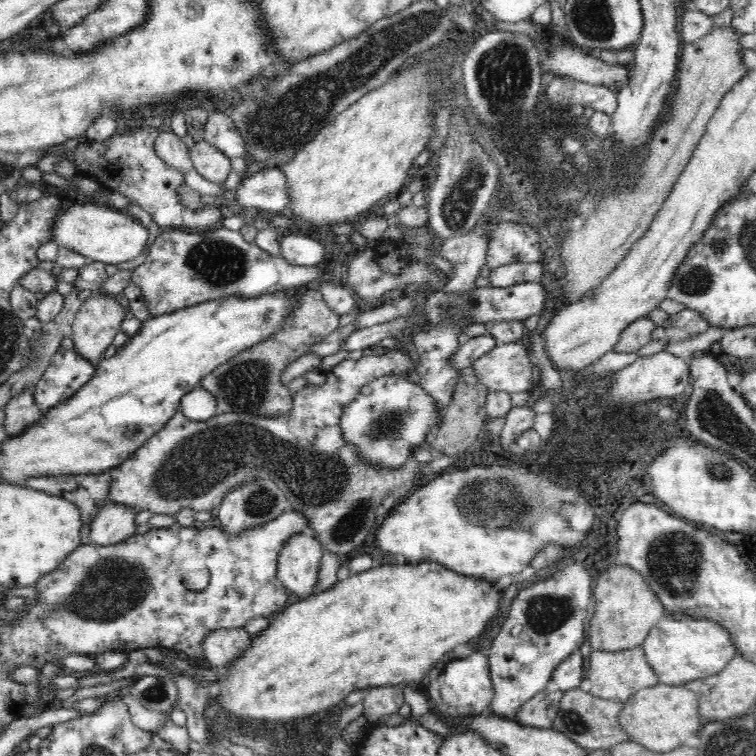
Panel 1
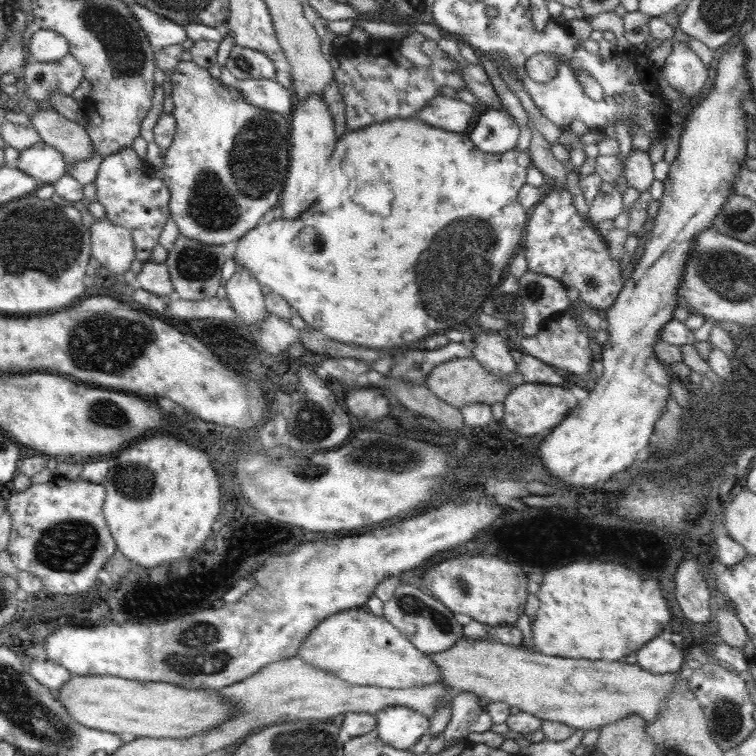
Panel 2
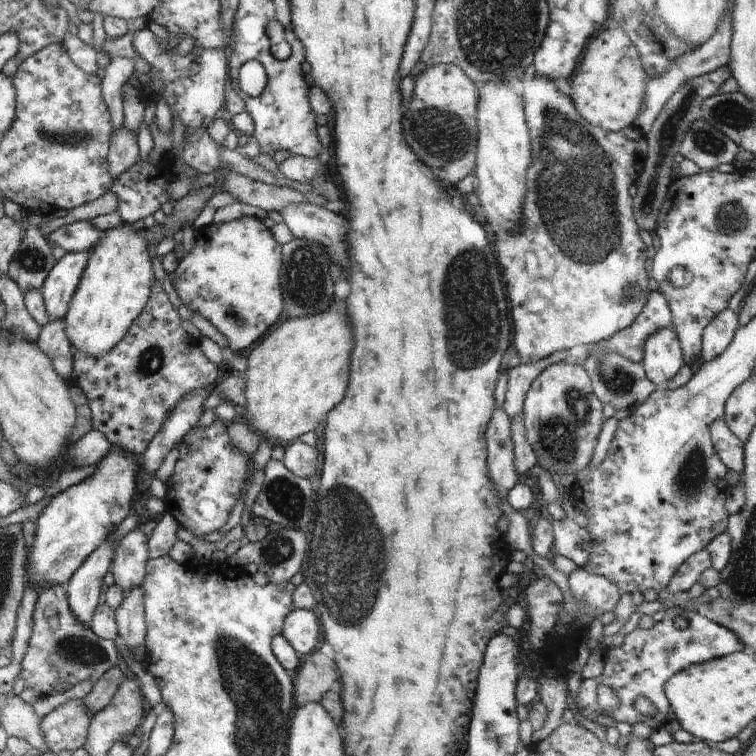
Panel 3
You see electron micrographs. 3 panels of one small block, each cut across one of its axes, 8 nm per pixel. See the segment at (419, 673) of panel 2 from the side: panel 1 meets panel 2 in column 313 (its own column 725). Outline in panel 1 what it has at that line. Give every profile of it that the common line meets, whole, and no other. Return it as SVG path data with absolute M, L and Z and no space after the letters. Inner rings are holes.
M668 614L653 626L643 642L648 665L660 684L672 686L718 674L736 656L736 647L727 630L707 618L692 618Z

